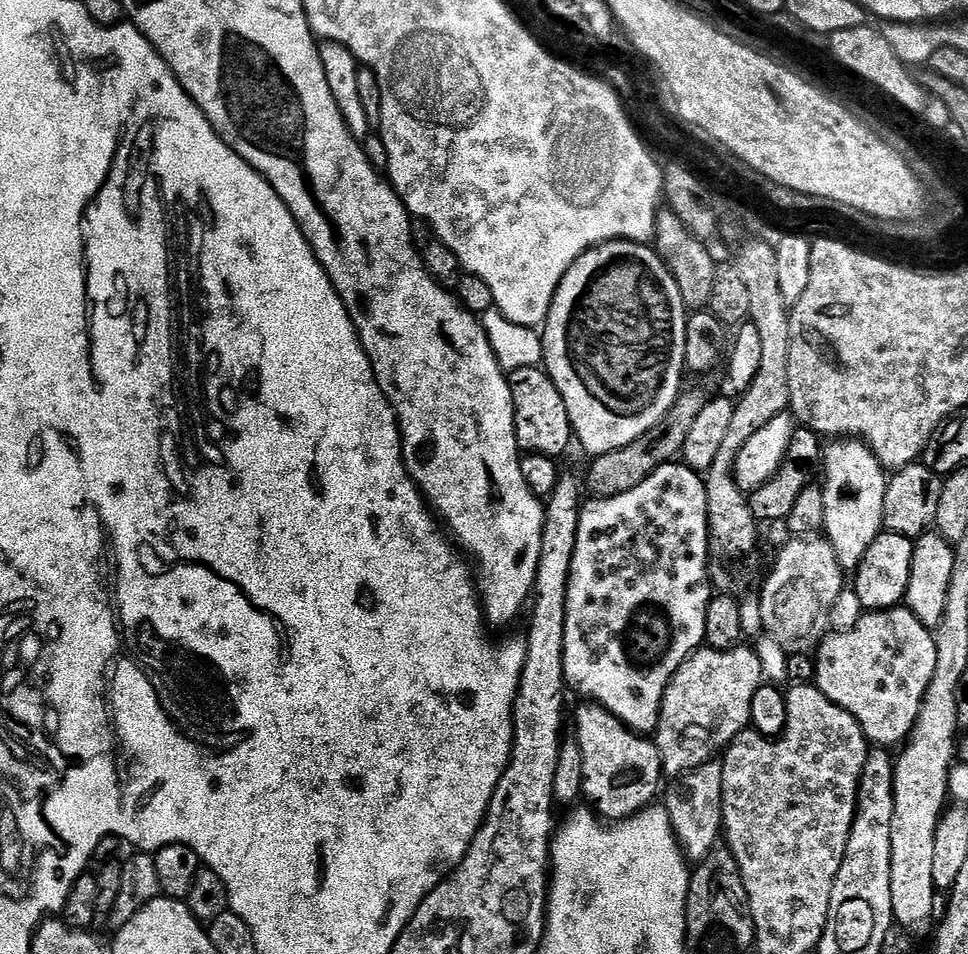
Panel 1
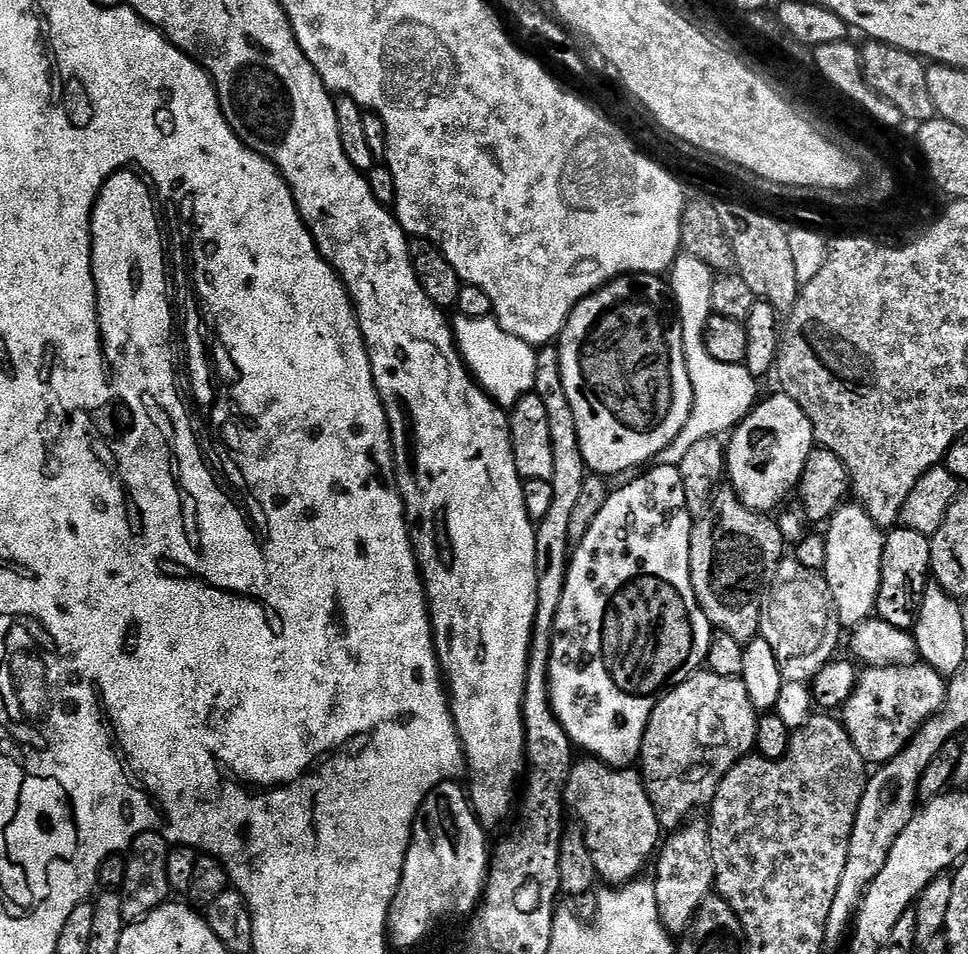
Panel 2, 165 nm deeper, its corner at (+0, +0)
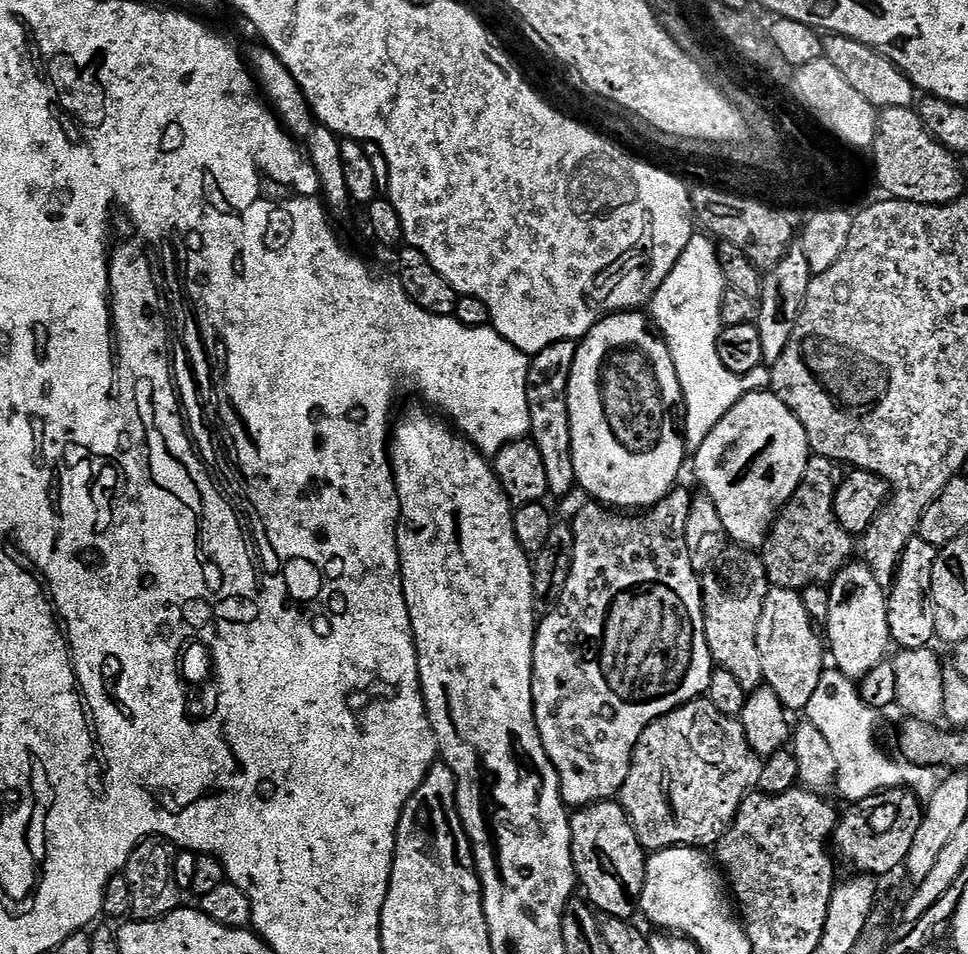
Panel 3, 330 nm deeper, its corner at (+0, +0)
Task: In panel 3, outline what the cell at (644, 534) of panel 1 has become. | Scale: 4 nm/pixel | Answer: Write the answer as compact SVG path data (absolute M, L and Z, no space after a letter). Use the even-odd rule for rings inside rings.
M677 486L666 493L653 508L645 508L635 514L625 514L603 504L587 502L588 504L577 510L576 517L571 517L574 558L570 566L570 578L566 578L566 590L562 590L556 607L539 621L532 651L532 705L536 715L536 729L550 762L556 768L560 779L560 793L569 809L575 810L613 799L626 782L626 774L630 774L632 752L636 749L638 738L642 738L646 726L670 714L675 708L701 699L711 684L714 665L710 650L706 646L702 580L698 569L692 564L686 546L686 518L690 518L692 497L691 491L687 492L683 486Z

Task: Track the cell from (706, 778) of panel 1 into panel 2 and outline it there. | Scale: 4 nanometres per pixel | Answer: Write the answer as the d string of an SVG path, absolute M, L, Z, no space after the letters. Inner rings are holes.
M685 823L684 827L675 829L669 835L672 837L669 840L667 837L659 845L658 855L654 860L658 914L660 921L664 923L664 929L670 934L683 934L688 931L698 906L707 896L713 895L716 883L710 838L708 837L709 825L692 823Z

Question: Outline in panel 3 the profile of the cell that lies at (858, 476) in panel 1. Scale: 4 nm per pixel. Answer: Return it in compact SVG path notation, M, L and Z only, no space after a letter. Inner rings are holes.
M849 562L844 565L841 572L830 581L828 588L830 594L830 614L826 625L826 648L830 653L830 660L834 667L846 674L846 678L854 681L863 680L874 666L878 666L881 660L889 655L890 637L888 634L888 597L886 589L878 586L878 580L863 562Z

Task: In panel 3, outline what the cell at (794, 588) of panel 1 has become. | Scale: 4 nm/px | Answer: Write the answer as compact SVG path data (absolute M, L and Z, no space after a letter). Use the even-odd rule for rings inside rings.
M773 587L769 591L766 602L762 606L762 618L758 622L758 654L762 658L762 674L764 684L772 688L789 713L807 709L810 697L818 686L818 678L822 678L826 667L826 644L818 633L817 625L810 618L804 605L804 597L799 591L791 588Z

